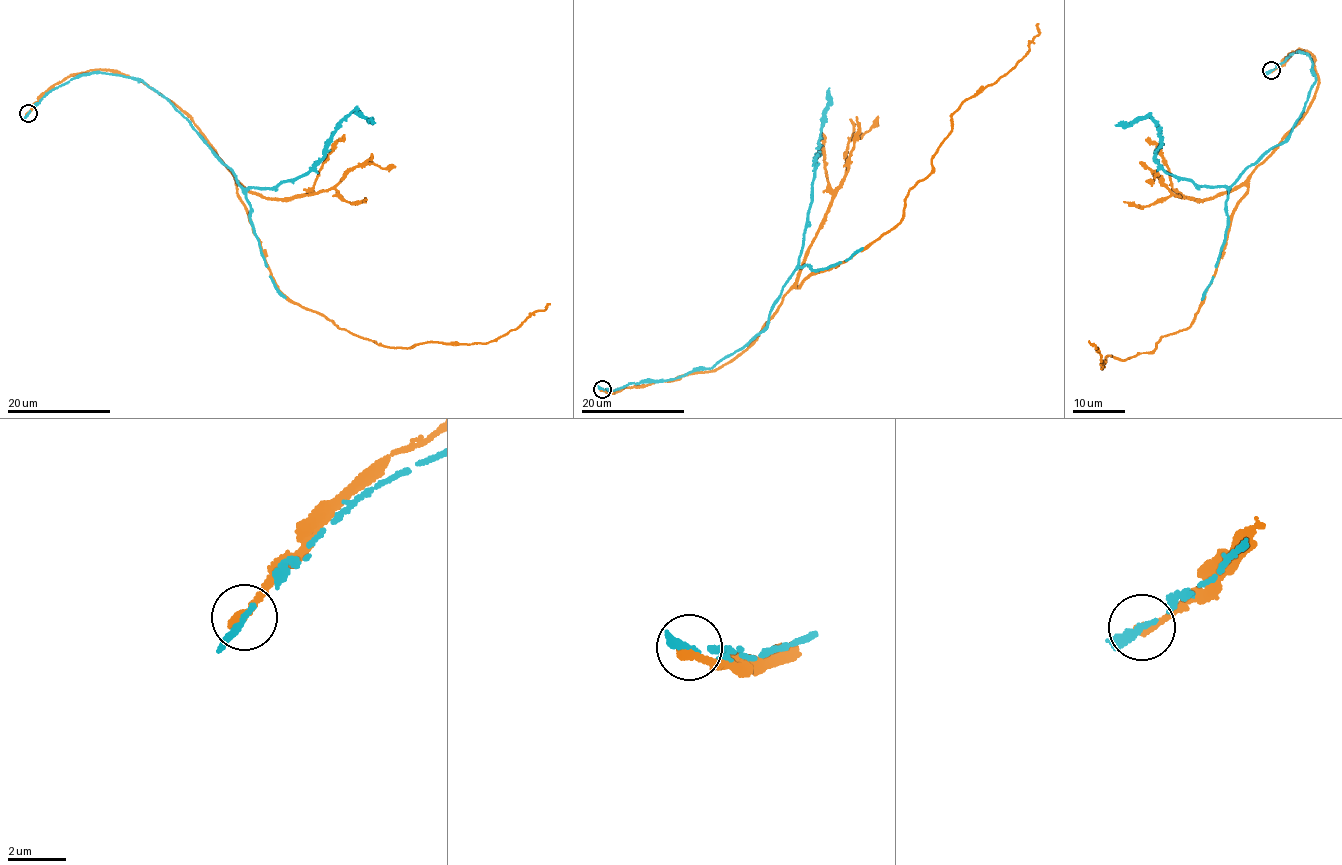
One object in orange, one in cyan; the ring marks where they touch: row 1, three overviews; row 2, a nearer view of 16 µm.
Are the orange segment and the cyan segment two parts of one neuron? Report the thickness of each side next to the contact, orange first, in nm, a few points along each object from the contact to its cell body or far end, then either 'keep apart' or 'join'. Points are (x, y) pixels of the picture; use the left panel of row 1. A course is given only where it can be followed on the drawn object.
360/240 nm | orange via (29, 113), (88, 71), (147, 84), (234, 177), (278, 289), (378, 344), (494, 340), (550, 303) | cyan via (29, 113), (77, 76), (140, 80), (238, 183), (270, 189), (320, 160), (354, 112), (375, 122) | keep apart

